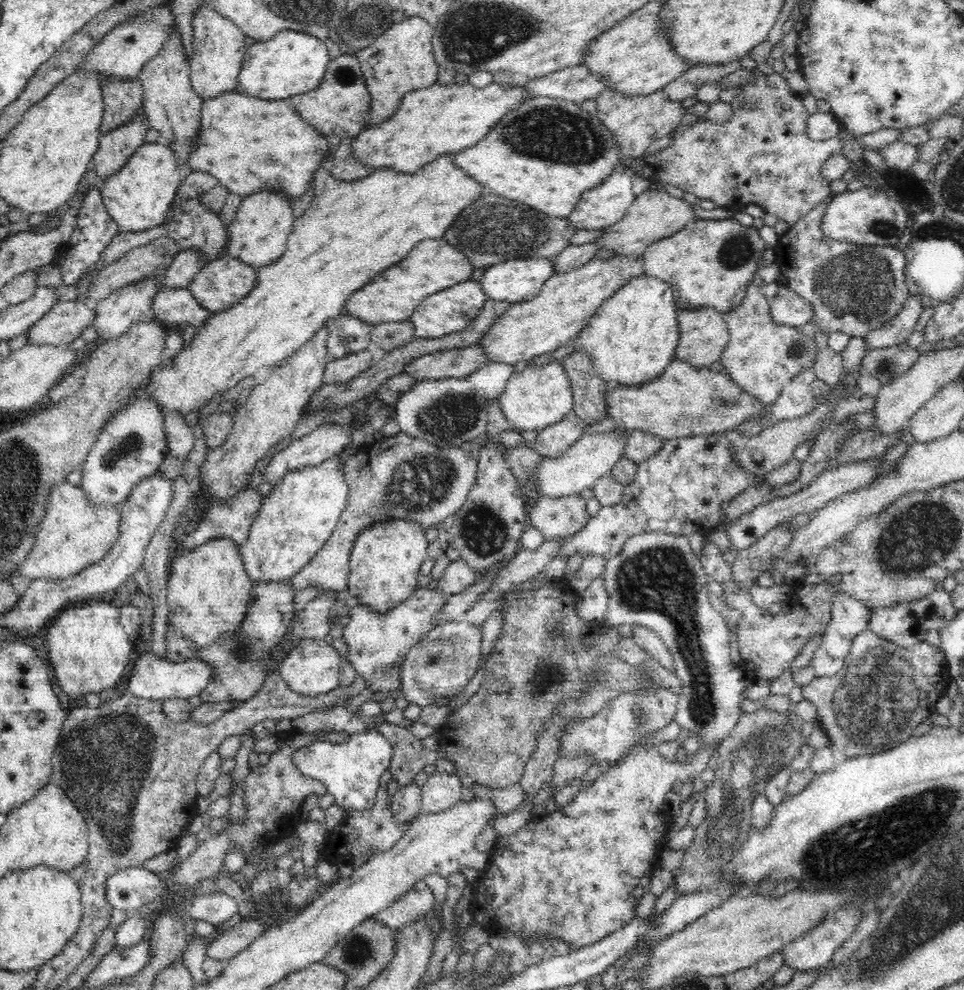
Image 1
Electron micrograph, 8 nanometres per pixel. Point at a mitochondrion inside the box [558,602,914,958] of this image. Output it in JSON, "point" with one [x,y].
{"point":[752,755]}

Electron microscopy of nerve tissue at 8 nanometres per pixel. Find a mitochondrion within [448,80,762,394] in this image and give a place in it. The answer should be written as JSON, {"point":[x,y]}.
{"point":[555,134]}

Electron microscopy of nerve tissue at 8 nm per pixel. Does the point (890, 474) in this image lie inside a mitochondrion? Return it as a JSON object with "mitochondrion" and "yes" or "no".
{"mitochondrion":"no"}

